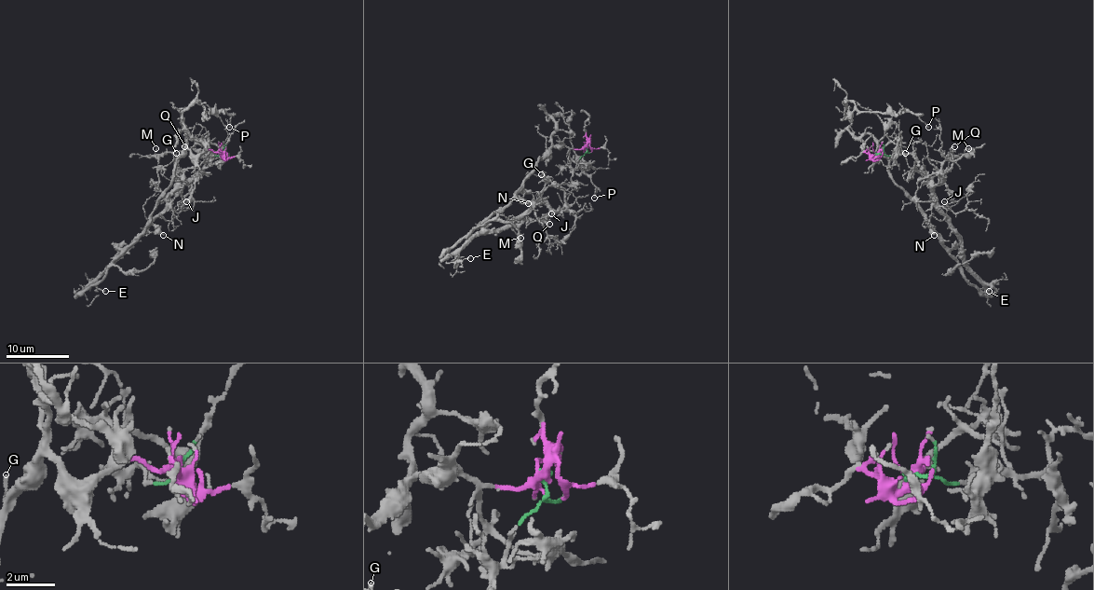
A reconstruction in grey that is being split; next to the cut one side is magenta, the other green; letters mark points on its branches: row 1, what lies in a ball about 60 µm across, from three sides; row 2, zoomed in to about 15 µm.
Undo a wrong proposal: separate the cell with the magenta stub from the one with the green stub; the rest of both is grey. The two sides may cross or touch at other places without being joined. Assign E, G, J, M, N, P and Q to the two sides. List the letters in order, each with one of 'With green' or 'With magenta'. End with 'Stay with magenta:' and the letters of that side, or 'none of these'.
E: With green
G: With green
J: With green
M: With green
N: With magenta
P: With magenta
Q: With green
Stay with magenta: N, P

